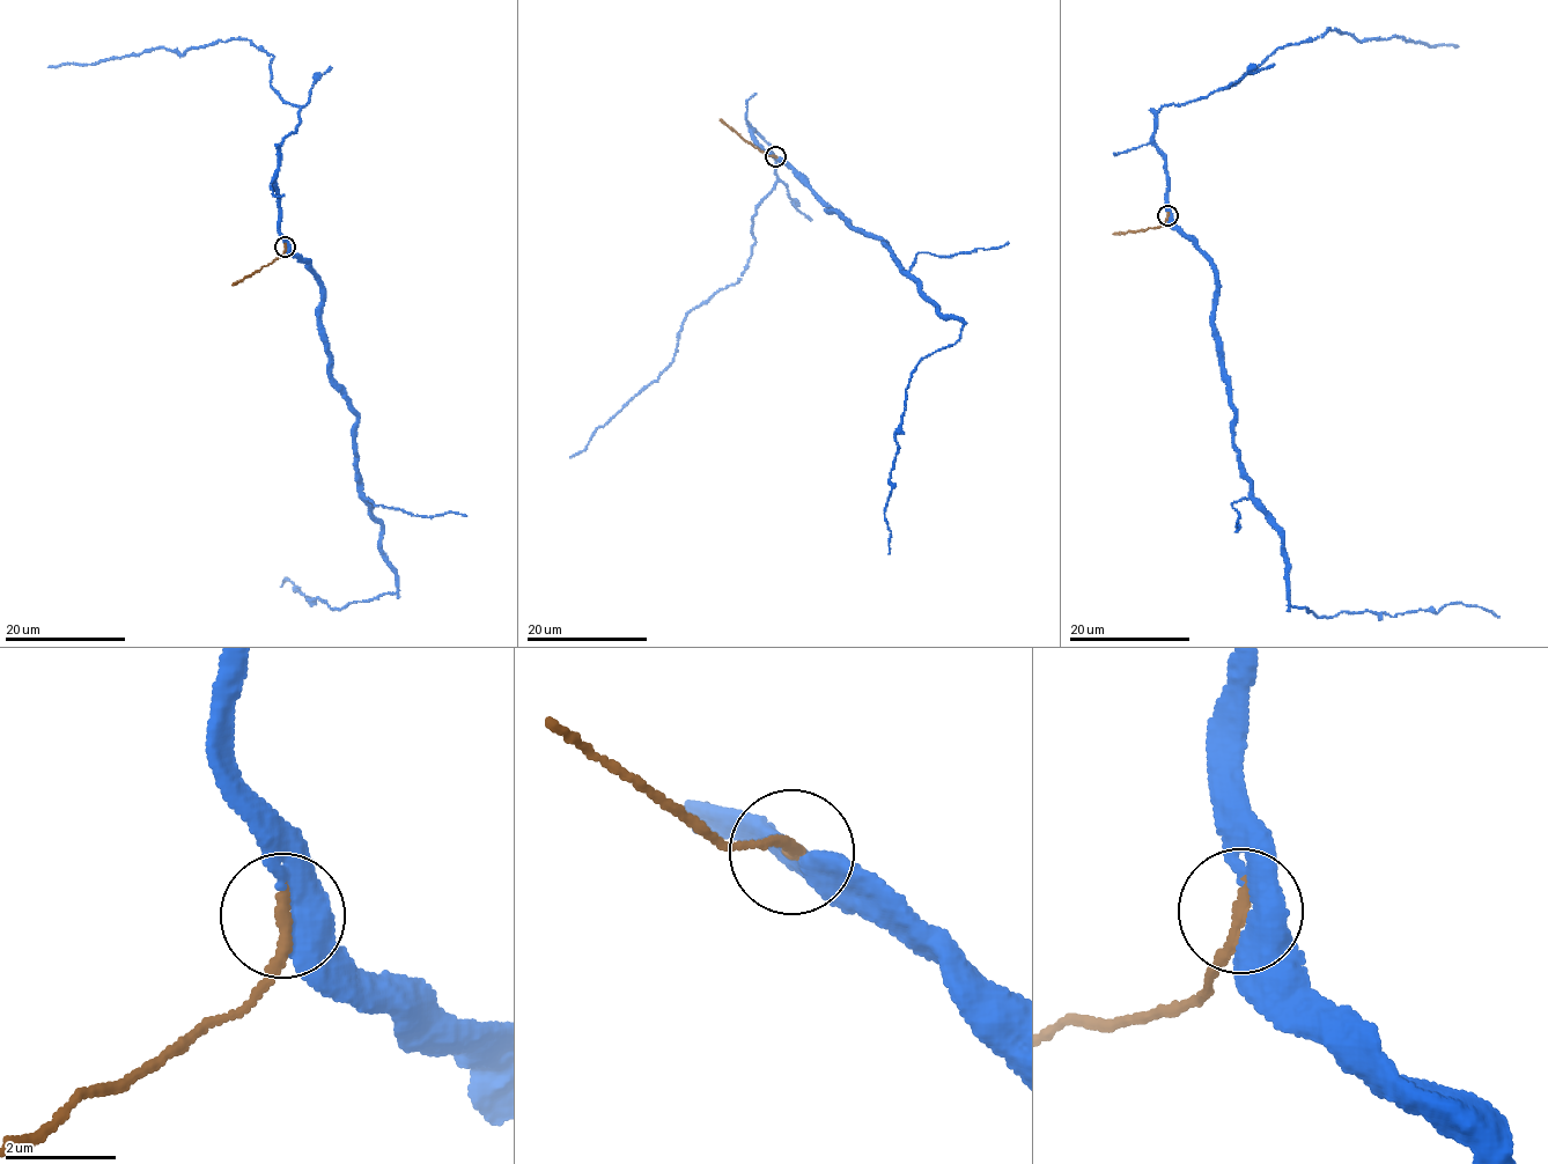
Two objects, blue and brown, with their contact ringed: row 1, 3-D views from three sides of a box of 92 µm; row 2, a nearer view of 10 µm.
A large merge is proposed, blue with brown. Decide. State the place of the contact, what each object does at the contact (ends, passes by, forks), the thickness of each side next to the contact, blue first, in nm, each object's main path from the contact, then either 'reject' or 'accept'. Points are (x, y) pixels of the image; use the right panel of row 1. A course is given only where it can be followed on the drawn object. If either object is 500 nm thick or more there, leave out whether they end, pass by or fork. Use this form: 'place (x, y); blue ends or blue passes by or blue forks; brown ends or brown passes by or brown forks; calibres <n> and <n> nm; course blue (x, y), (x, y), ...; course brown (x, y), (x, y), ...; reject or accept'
place (1167, 215); calibres 550 and 240 nm; course blue (1169, 215), (1215, 273), (1233, 449), (1250, 498), (1281, 532), (1289, 603), (1325, 617), (1460, 603), (1498, 617); course brown (1167, 215), (1157, 228), (1113, 234); accept

